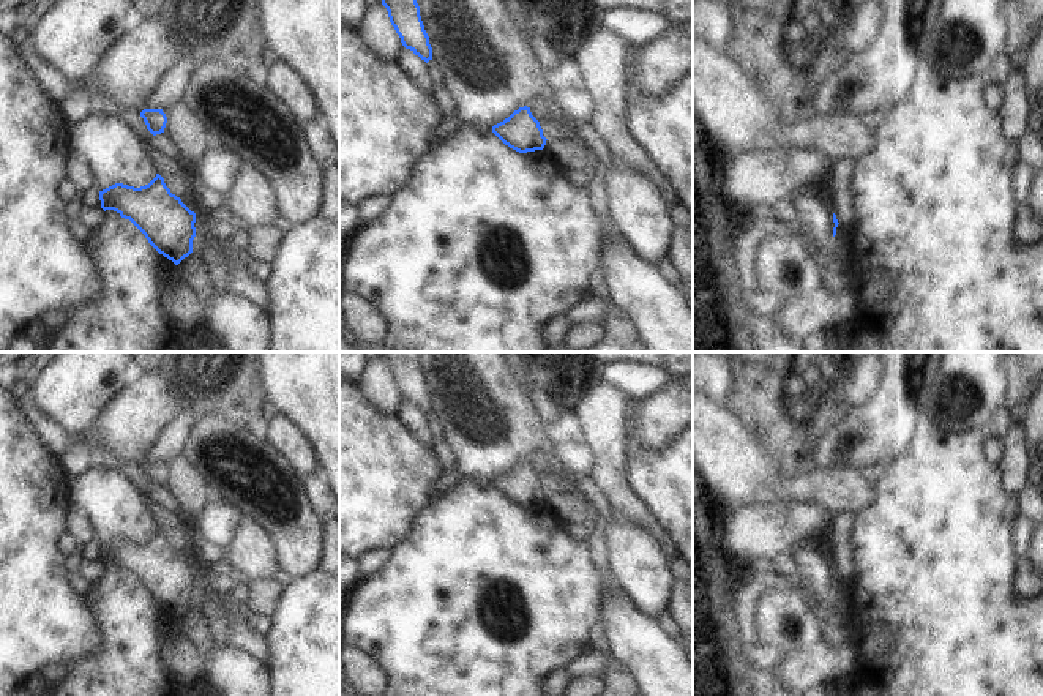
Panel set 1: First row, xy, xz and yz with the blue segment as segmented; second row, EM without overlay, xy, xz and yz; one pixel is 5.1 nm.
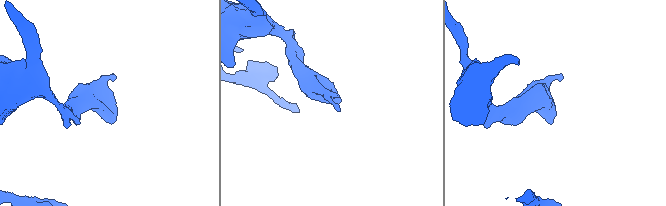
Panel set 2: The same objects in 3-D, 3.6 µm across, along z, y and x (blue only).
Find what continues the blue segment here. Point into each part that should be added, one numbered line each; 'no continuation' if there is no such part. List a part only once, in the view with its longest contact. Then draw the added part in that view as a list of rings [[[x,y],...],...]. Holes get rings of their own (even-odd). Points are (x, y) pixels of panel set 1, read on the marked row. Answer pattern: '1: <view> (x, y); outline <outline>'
no continuation

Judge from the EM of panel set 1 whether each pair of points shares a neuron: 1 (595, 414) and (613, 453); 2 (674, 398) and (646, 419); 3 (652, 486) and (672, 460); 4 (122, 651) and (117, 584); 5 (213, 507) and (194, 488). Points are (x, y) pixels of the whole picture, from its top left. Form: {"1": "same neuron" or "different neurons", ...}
{"1": "same neuron", "2": "same neuron", "3": "same neuron", "4": "same neuron", "5": "different neurons"}

